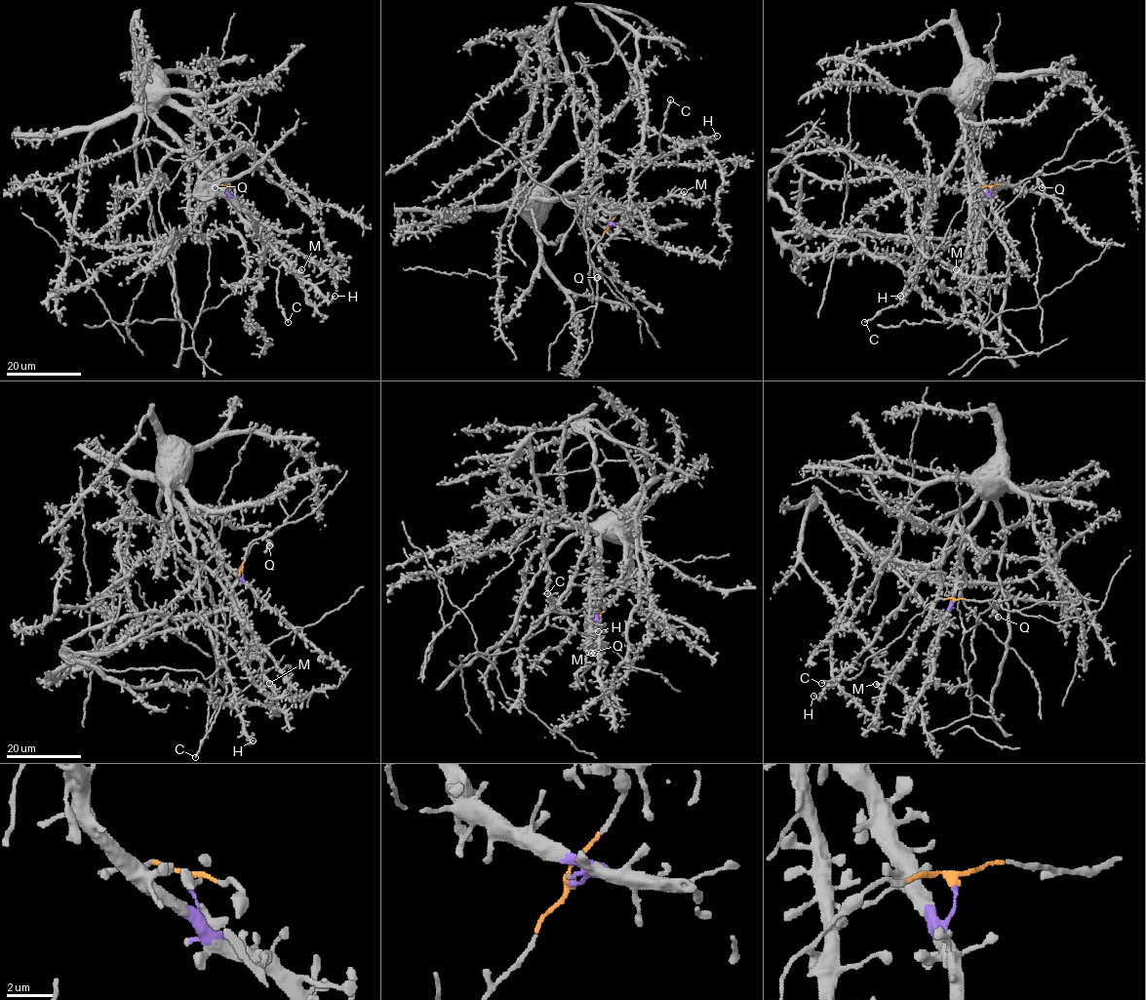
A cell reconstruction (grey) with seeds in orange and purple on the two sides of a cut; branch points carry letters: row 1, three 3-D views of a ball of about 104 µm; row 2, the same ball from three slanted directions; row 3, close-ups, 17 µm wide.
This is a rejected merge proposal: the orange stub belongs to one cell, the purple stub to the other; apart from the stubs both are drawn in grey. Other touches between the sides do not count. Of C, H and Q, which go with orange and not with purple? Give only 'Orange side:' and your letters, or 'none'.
Orange side: C, Q

